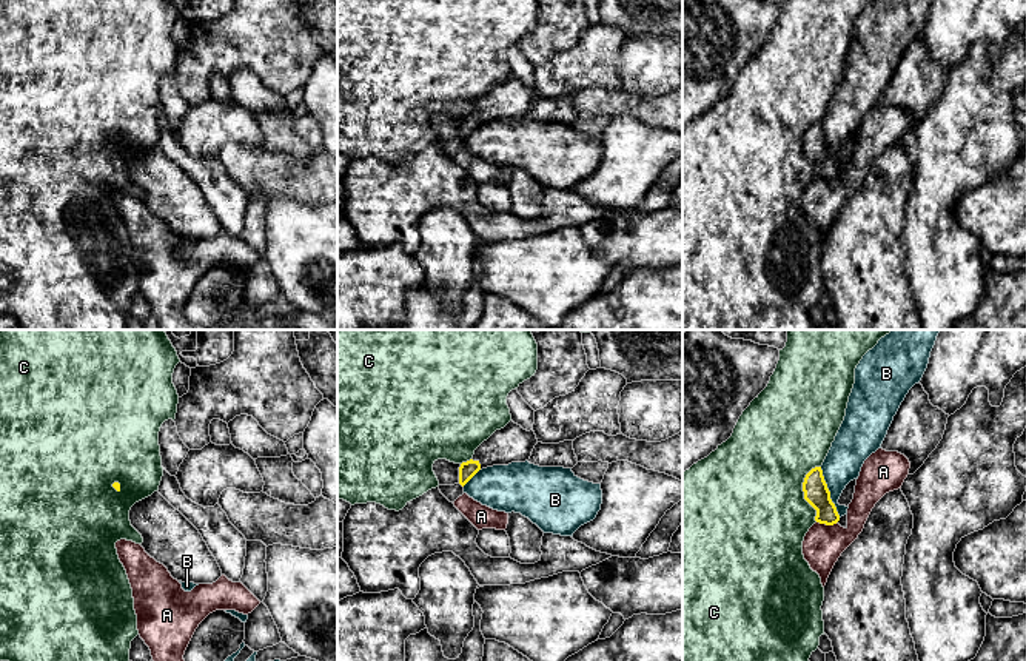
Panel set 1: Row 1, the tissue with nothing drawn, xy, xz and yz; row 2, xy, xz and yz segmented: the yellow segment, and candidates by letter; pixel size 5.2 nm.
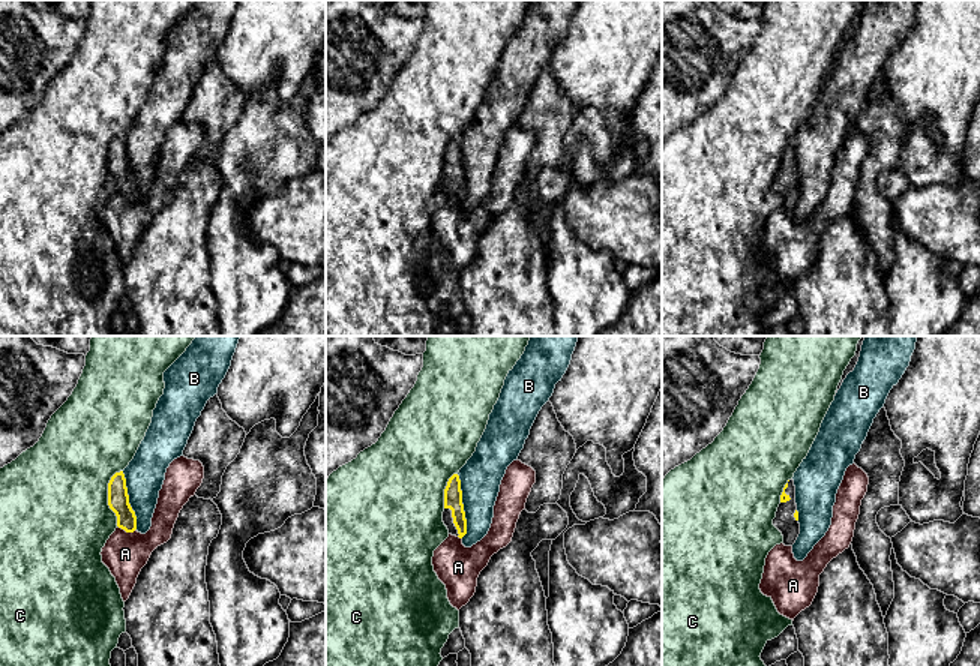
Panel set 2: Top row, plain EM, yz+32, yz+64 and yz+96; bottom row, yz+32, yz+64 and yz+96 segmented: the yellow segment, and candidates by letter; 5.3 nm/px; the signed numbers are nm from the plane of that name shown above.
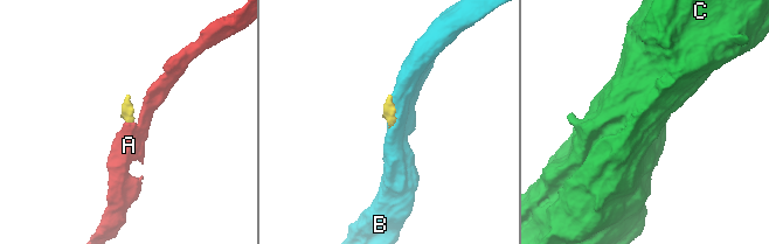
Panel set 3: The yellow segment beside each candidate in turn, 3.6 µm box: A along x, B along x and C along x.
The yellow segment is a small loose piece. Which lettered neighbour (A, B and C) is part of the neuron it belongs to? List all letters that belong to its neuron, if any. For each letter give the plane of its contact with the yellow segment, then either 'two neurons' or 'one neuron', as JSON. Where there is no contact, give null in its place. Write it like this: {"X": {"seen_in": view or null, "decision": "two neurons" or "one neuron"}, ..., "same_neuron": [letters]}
{"A": {"seen_in": "yz", "decision": "two neurons"}, "B": {"seen_in": "yz", "decision": "two neurons"}, "C": {"seen_in": "yz", "decision": "two neurons"}, "same_neuron": []}

